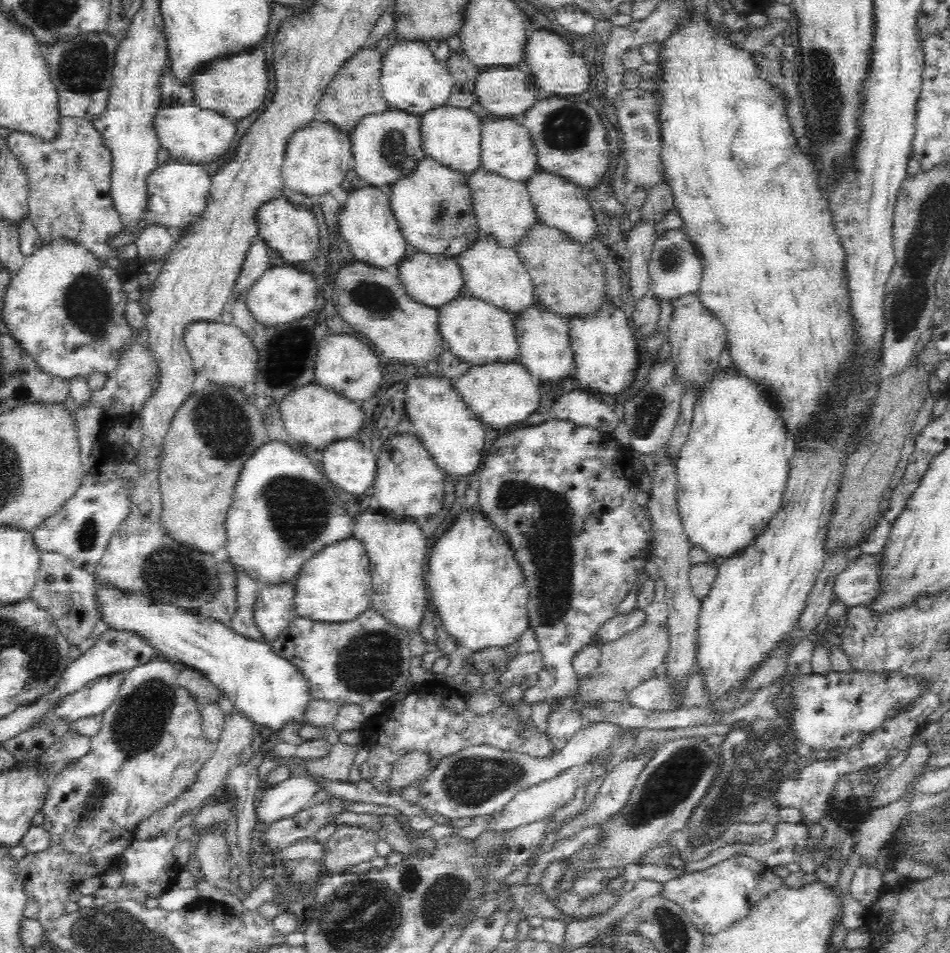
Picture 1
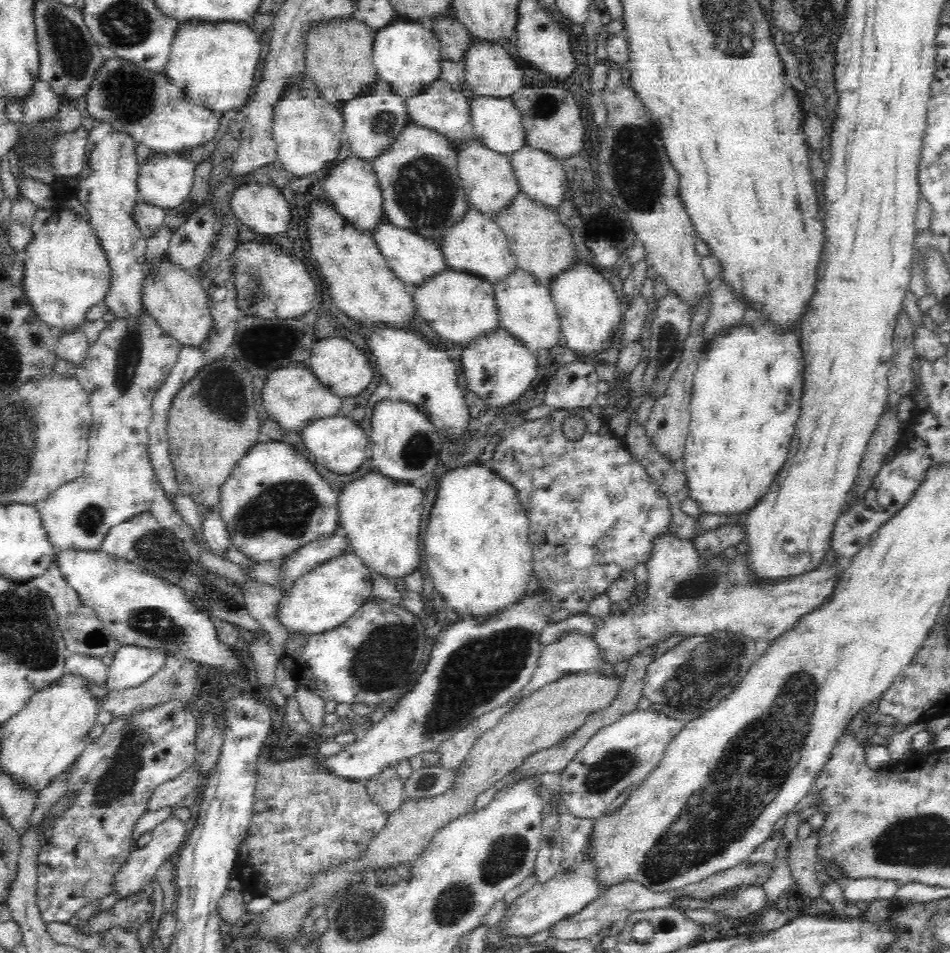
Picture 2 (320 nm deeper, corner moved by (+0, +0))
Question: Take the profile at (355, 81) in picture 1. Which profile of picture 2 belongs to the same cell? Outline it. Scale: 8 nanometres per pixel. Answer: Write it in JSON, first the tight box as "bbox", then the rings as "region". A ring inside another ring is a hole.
{"bbox":[307,18,378,110],"region":[[[354,18],[323,24],[307,35],[307,78],[315,84],[319,97],[327,104],[340,110],[346,101],[358,98],[358,95],[378,82],[372,58],[374,40],[374,32]]]}

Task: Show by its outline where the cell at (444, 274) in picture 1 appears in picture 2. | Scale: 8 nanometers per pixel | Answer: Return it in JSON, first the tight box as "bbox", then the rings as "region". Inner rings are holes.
{"bbox":[372,219,449,287],"region":[[[383,219],[380,222],[380,226],[374,230],[372,238],[378,245],[382,255],[384,255],[391,271],[403,283],[406,282],[406,284],[412,284],[412,286],[417,287],[422,286],[430,278],[442,274],[442,272],[445,272],[449,268],[438,241],[422,238],[419,234],[414,234],[409,230],[396,228],[388,223],[386,219]]]}

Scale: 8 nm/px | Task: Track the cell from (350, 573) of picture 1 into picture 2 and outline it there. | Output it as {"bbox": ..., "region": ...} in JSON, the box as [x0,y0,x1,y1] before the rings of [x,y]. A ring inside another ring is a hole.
{"bbox":[278,552,372,635],"region":[[[352,552],[320,564],[283,592],[278,617],[288,632],[298,635],[320,634],[347,622],[371,598],[372,572]]]}

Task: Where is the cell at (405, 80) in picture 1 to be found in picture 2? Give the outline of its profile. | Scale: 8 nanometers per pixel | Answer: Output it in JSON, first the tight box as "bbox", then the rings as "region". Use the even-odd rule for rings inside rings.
{"bbox":[372,21,443,100],"region":[[[400,21],[386,26],[386,29],[374,33],[372,48],[373,66],[377,79],[389,86],[392,94],[406,100],[422,94],[430,84],[441,79],[443,58],[441,47],[432,31],[419,23]]]}

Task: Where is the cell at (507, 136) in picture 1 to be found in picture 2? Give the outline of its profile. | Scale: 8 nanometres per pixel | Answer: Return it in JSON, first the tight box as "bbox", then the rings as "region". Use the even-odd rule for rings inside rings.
{"bbox":[470,95,527,158],"region":[[[474,95],[470,99],[470,112],[474,137],[484,146],[484,149],[511,158],[527,145],[521,112],[510,98]]]}

